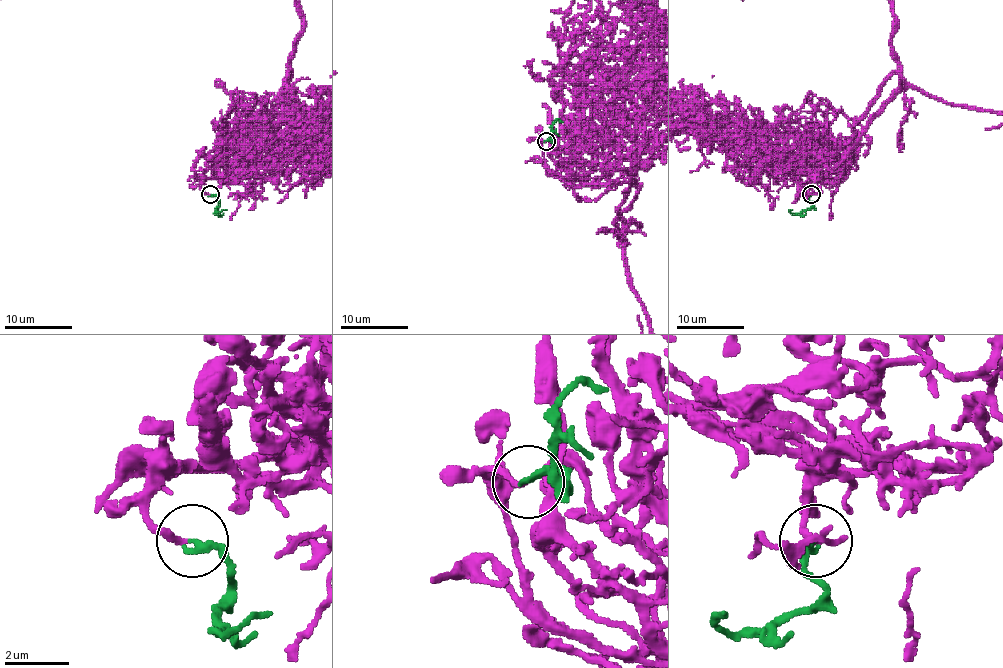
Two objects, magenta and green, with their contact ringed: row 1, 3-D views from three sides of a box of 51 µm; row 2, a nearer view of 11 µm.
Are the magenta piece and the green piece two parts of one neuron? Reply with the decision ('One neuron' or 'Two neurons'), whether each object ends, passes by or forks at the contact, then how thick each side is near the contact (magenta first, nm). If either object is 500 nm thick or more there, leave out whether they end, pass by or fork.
One neuron. At the ring magenta ends. At the ring green ends. Thickness 170 nm (magenta) against 240 nm

